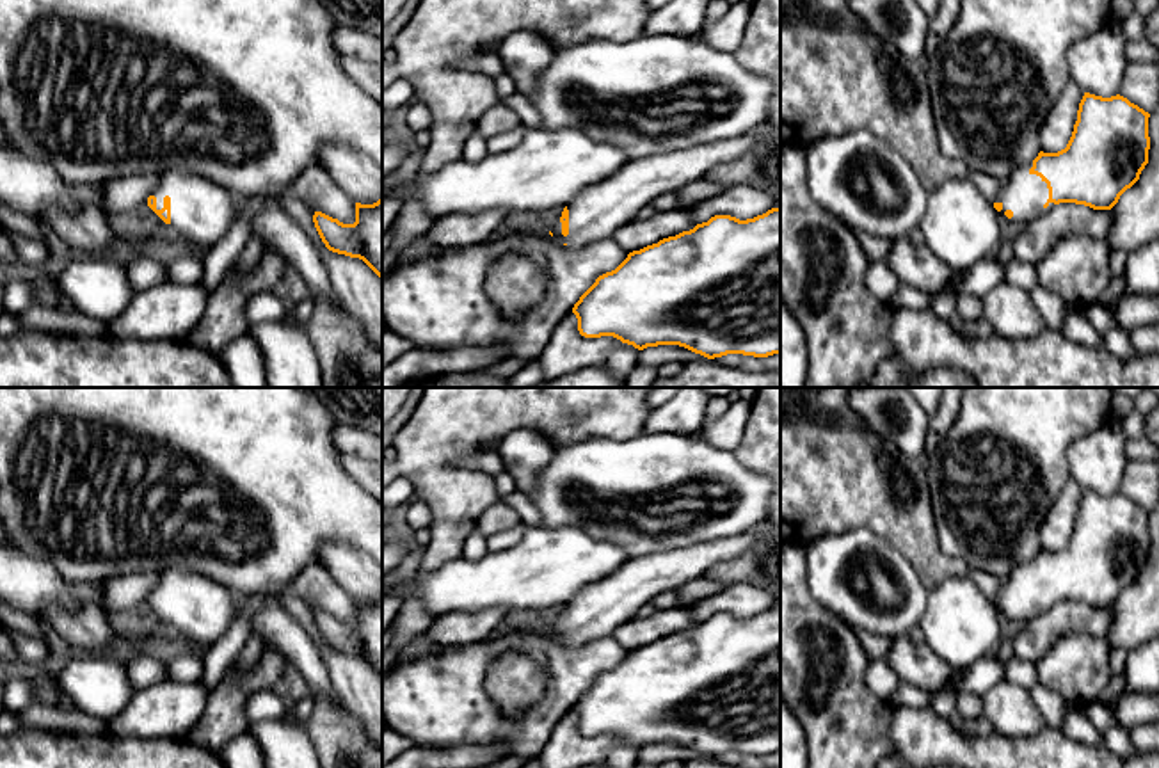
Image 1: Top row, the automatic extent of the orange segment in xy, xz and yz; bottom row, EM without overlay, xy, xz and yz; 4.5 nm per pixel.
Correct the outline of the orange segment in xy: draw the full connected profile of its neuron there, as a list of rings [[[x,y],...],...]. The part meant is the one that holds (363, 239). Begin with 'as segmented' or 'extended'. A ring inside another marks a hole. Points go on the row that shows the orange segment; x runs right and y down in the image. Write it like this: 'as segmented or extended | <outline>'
as segmented | [[[382,199],[373,204],[356,203],[354,224],[322,212],[315,212],[313,222],[329,251],[363,260],[382,279]]]

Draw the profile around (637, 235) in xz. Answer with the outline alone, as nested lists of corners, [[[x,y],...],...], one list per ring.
[[[683,208],[659,212],[647,220],[633,220],[615,231],[613,242],[626,252],[640,251],[647,245],[658,244],[663,238],[675,236],[683,231],[693,229],[697,224]]]

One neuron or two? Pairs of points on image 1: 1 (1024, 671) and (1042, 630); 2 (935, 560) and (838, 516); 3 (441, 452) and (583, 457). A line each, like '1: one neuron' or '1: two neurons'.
1: two neurons
2: one neuron
3: two neurons

